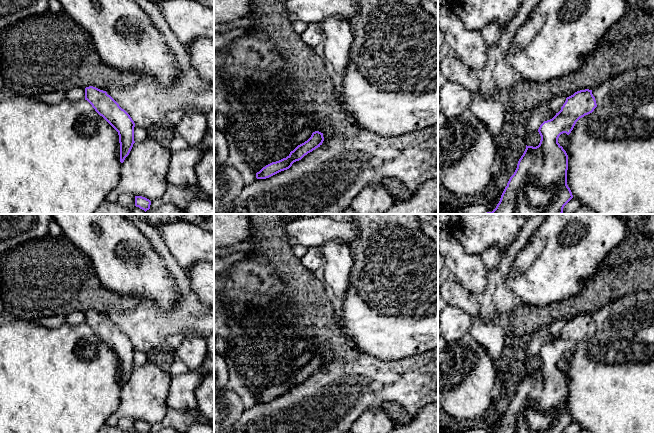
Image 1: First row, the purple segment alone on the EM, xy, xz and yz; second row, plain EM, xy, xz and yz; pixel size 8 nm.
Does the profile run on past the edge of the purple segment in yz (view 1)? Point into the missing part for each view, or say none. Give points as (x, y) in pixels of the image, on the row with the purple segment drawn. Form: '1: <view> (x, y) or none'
1: none

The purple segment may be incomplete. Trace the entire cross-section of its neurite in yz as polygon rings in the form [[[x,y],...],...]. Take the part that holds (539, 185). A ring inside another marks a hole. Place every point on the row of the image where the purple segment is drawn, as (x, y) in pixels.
[[[580,90],[567,97],[561,110],[552,119],[540,125],[539,145],[536,147],[526,145],[499,203],[492,212],[486,214],[562,214],[564,206],[573,198],[573,195],[567,185],[568,155],[558,143],[558,138],[563,133],[569,135],[576,122],[592,113],[596,107],[592,90]]]

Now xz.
[[[319,131],[313,132],[307,141],[298,145],[286,158],[272,162],[263,167],[256,173],[256,178],[266,179],[281,171],[289,169],[294,162],[301,160],[305,155],[320,147],[323,141],[323,133]]]

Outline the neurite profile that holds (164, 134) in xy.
[[[168,123],[151,126],[147,129],[148,137],[165,147],[169,147],[176,134],[175,127]]]

